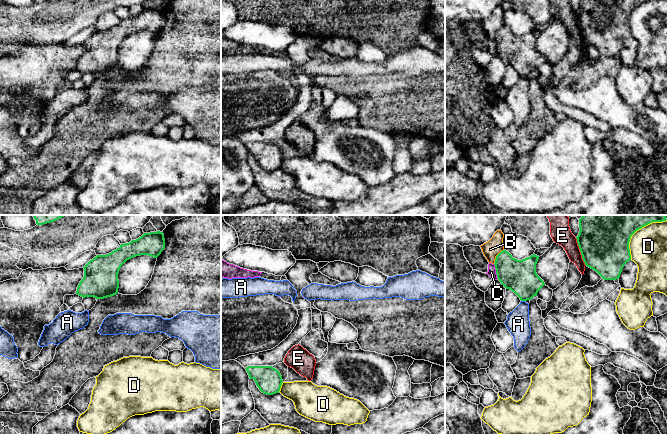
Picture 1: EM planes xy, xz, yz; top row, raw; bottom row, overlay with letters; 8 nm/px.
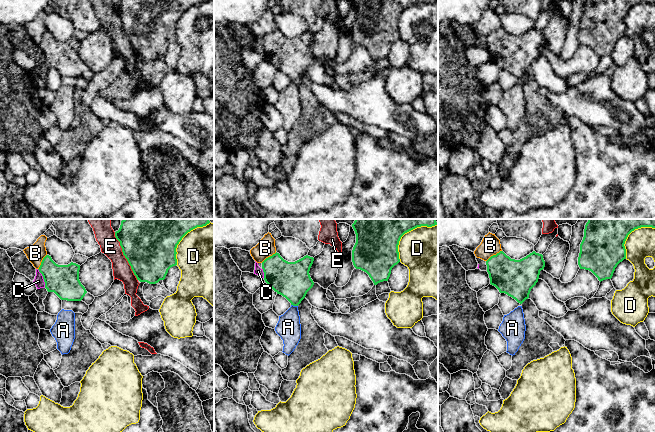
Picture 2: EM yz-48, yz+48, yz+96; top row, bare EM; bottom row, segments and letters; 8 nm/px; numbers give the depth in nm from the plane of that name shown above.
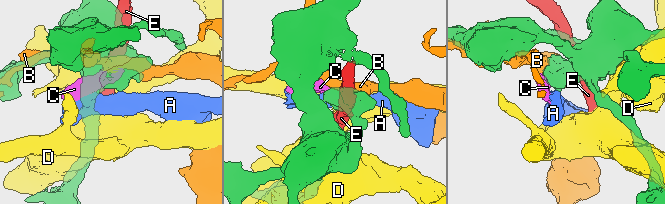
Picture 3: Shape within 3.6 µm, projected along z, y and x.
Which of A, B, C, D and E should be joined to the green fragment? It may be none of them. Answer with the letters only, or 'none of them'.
none of them

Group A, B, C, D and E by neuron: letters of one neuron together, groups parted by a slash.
A / B / C / D / E

